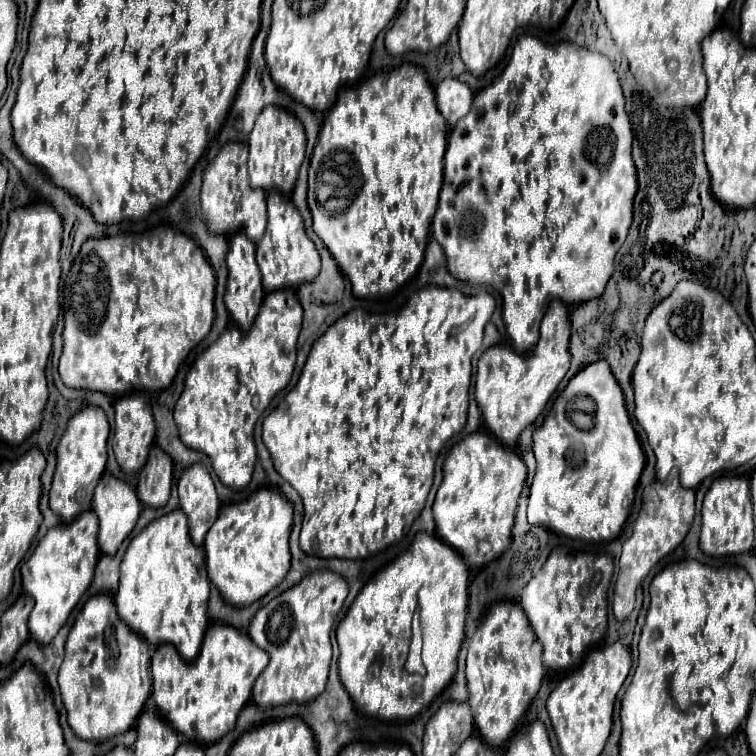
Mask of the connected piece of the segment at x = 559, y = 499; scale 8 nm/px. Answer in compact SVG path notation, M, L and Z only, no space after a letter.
M605 361L591 363L569 381L565 391L555 399L543 425L533 433L533 453L537 461L537 473L529 491L529 523L543 525L571 539L593 543L613 541L631 511L635 487L645 467L645 455L641 451L635 429L631 427L623 391Z

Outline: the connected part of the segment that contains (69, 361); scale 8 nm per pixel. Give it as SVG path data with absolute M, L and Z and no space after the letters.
M155 227L151 231L145 231L143 235L115 235L115 237L103 237L103 239L89 239L87 243L83 243L79 255L75 257L73 269L65 277L65 287L63 287L61 307L63 307L63 317L65 317L65 329L63 329L63 343L65 345L63 345L63 353L61 353L61 359L59 359L61 381L67 387L73 387L73 389L101 391L101 393L111 395L111 397L123 395L127 391L159 391L159 389L165 389L173 381L181 361L211 331L213 317L215 317L213 315L213 299L215 299L215 271L209 265L203 249L193 239L185 237L183 233L175 233L169 227Z

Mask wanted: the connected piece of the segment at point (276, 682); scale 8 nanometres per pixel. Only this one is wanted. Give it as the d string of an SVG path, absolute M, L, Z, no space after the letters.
M311 571L297 585L261 607L249 625L249 637L269 653L269 665L255 681L253 703L307 703L323 693L331 663L331 627L347 597L347 581L329 571Z

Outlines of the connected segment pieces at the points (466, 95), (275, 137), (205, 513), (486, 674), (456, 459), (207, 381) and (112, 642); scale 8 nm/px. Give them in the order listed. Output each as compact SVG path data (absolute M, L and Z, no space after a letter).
M443 79L437 89L437 107L441 111L441 115L445 117L445 121L453 127L459 119L463 119L467 115L467 111L471 111L471 103L473 103L473 91L459 79Z
M267 105L249 135L249 183L251 187L259 187L265 191L281 191L283 195L291 195L299 167L305 157L305 127L303 123L277 105Z
M203 463L187 467L177 481L177 489L181 509L189 521L189 535L193 543L201 547L211 523L215 523L219 513L219 497L207 467Z
M495 603L481 619L467 653L469 705L475 725L487 745L499 747L511 737L517 721L537 695L541 681L541 643L537 641L527 615L517 603Z
M475 431L459 441L443 463L443 483L433 503L437 535L461 553L467 565L479 567L511 545L517 501L527 477L525 463L489 433Z
M293 289L271 291L263 301L263 307L259 309L257 327L251 327L251 331L239 331L239 327L235 325L227 327L223 335L201 353L201 357L193 363L193 367L187 373L183 393L175 405L175 423L179 427L179 439L183 439L187 447L209 455L217 477L221 479L223 485L231 489L243 489L251 481L251 473L257 461L253 429L261 413L271 403L273 395L279 393L291 379L301 321L303 307L299 307L295 291Z
M109 593L93 595L75 619L59 669L61 697L73 733L81 741L97 743L131 729L151 691L149 667L149 643L121 623Z

